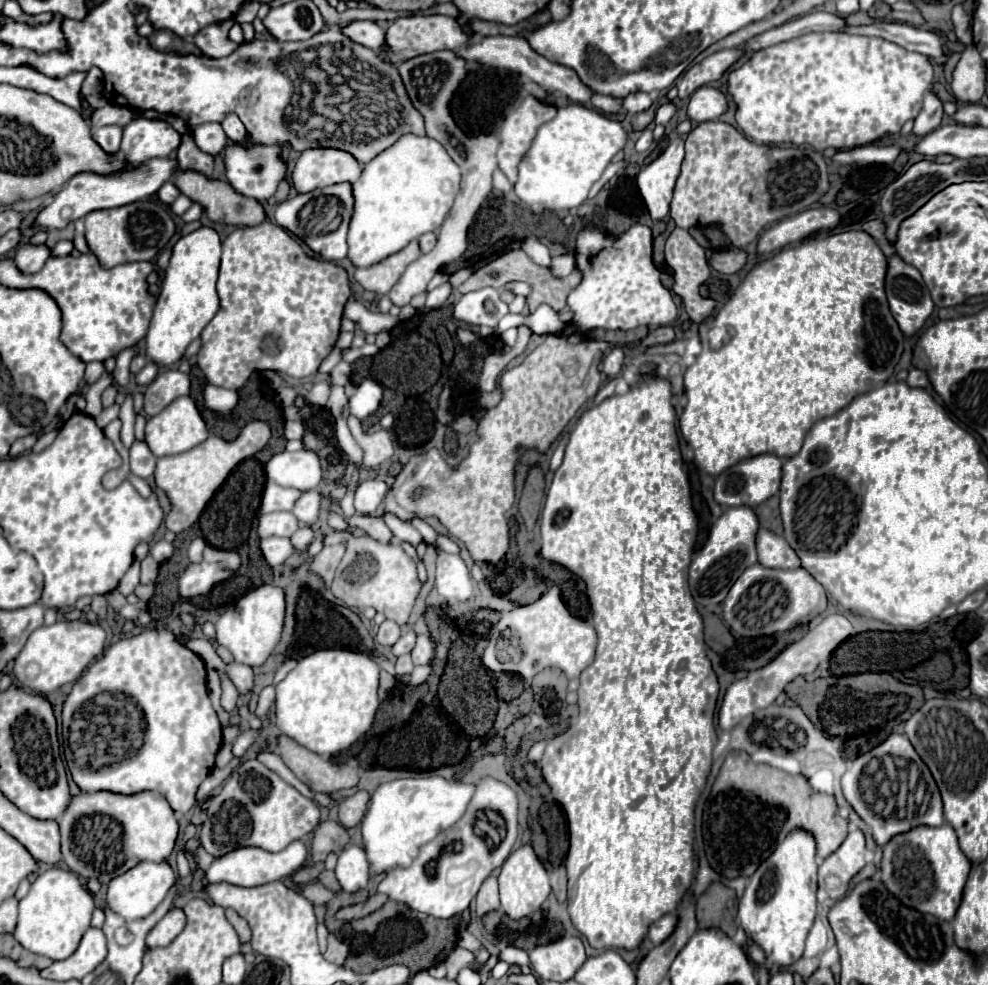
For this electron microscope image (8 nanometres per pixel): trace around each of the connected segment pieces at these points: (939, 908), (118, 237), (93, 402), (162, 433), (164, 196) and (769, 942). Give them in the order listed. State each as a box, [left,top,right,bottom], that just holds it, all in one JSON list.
[[881,824,971,920],[85,198,175,268],[85,372,113,418],[145,396,209,458],[157,180,181,204],[739,830,817,966]]

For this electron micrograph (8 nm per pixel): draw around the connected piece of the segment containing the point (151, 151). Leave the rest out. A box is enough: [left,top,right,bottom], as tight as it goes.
[121,118,181,162]

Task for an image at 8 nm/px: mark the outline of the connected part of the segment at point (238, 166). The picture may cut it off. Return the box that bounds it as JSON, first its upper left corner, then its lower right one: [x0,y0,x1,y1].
[225,142,287,200]

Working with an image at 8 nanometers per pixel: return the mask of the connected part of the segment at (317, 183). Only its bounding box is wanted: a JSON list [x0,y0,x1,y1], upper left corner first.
[293,150,361,192]

